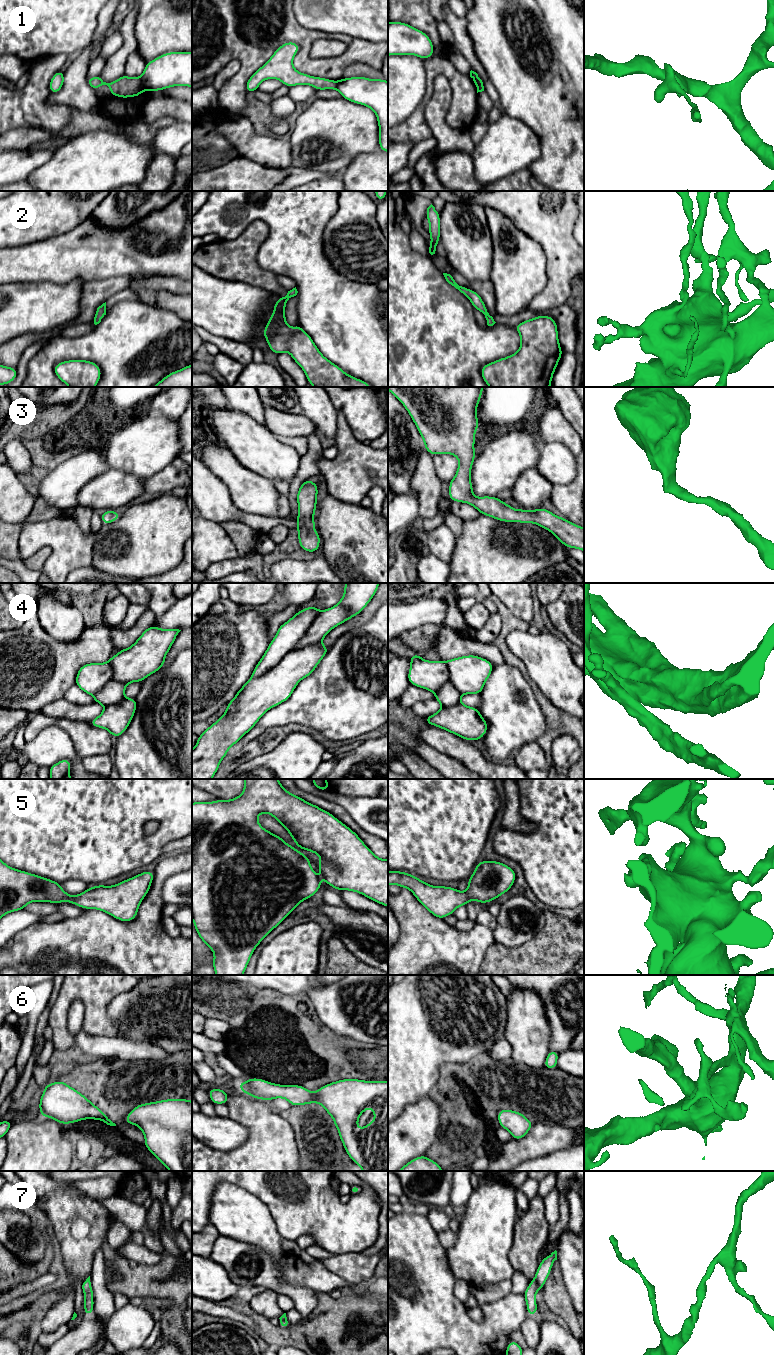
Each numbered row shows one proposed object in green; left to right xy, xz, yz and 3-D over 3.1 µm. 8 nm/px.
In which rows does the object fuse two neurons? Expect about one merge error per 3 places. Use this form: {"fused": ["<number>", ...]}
{"fused": ["1"]}

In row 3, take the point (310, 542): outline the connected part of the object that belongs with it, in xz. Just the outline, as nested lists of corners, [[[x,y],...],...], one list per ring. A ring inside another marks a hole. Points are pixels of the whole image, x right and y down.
[[[307,479],[297,492],[298,517],[296,526],[302,550],[315,553],[320,546],[320,535],[314,530],[314,514],[317,505],[318,486]]]

